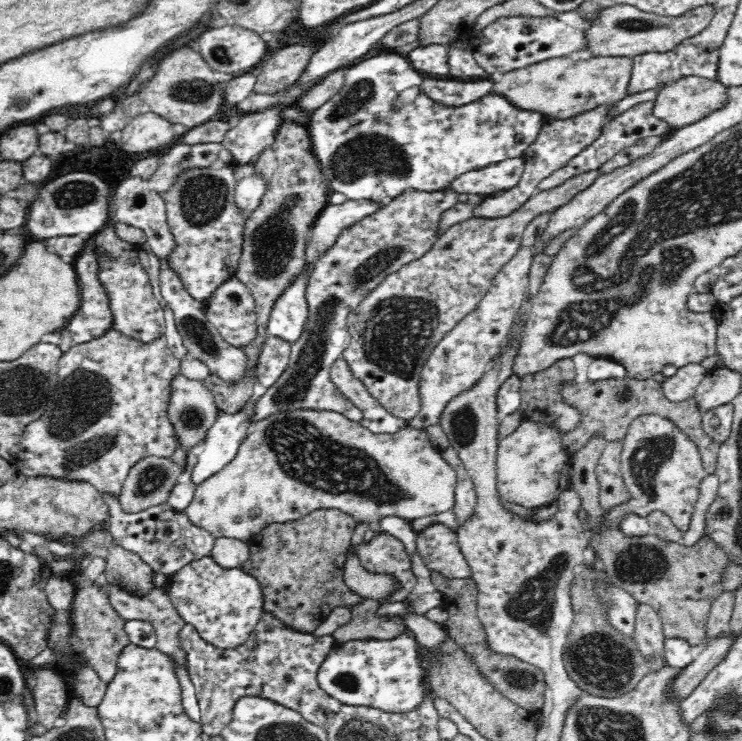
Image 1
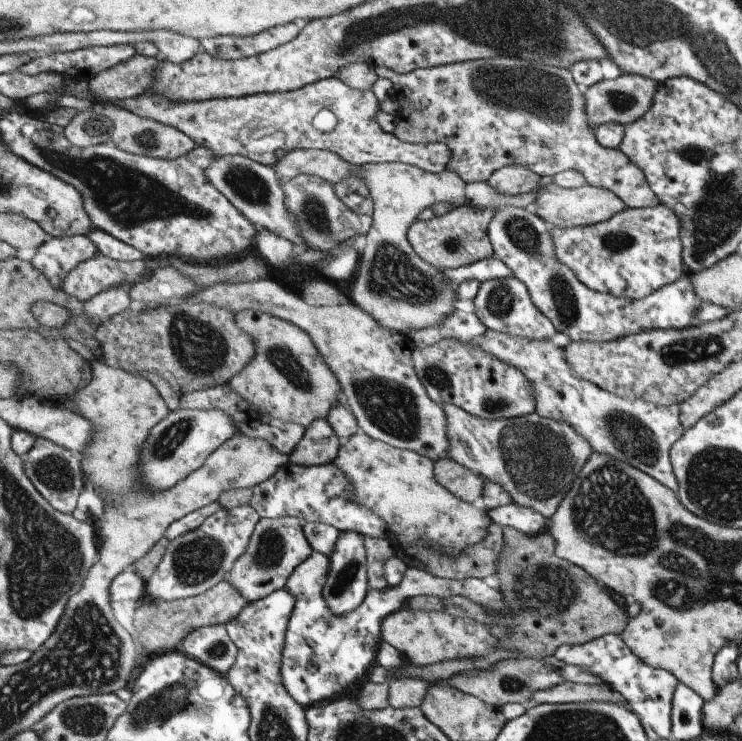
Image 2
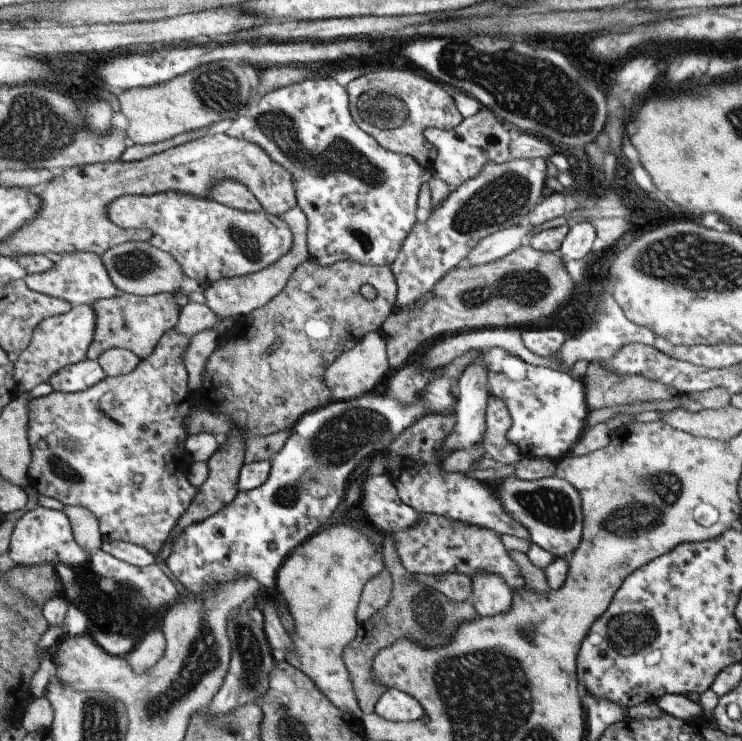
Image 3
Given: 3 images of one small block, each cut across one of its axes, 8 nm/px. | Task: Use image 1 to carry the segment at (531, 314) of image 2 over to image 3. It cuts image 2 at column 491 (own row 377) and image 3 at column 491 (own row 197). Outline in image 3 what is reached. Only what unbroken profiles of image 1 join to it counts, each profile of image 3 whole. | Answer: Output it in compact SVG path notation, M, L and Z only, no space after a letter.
M489 396L485 420L487 421L487 434L481 447L487 452L488 457L496 461L499 466L516 464L523 459L517 444L513 444L507 438L513 426L513 418L505 400Z

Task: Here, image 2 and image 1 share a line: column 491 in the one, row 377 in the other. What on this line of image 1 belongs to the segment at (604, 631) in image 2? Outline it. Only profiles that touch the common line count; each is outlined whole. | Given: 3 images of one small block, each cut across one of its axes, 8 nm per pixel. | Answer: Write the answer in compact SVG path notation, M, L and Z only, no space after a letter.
M628 376L609 378L601 381L586 381L584 383L570 381L563 384L561 393L566 404L582 412L578 428L572 430L572 432L568 432L568 434L564 434L562 437L564 449L571 456L574 456L586 442L589 442L589 439L598 430L602 430L602 437L606 441L622 442L632 419L644 414L658 414L665 416L666 419L674 420L674 423L678 424L678 427L686 432L686 435L700 449L706 473L715 473L720 445L706 434L702 425L703 414L698 411L694 397L682 402L672 402L663 393L661 382L654 379L639 381Z

